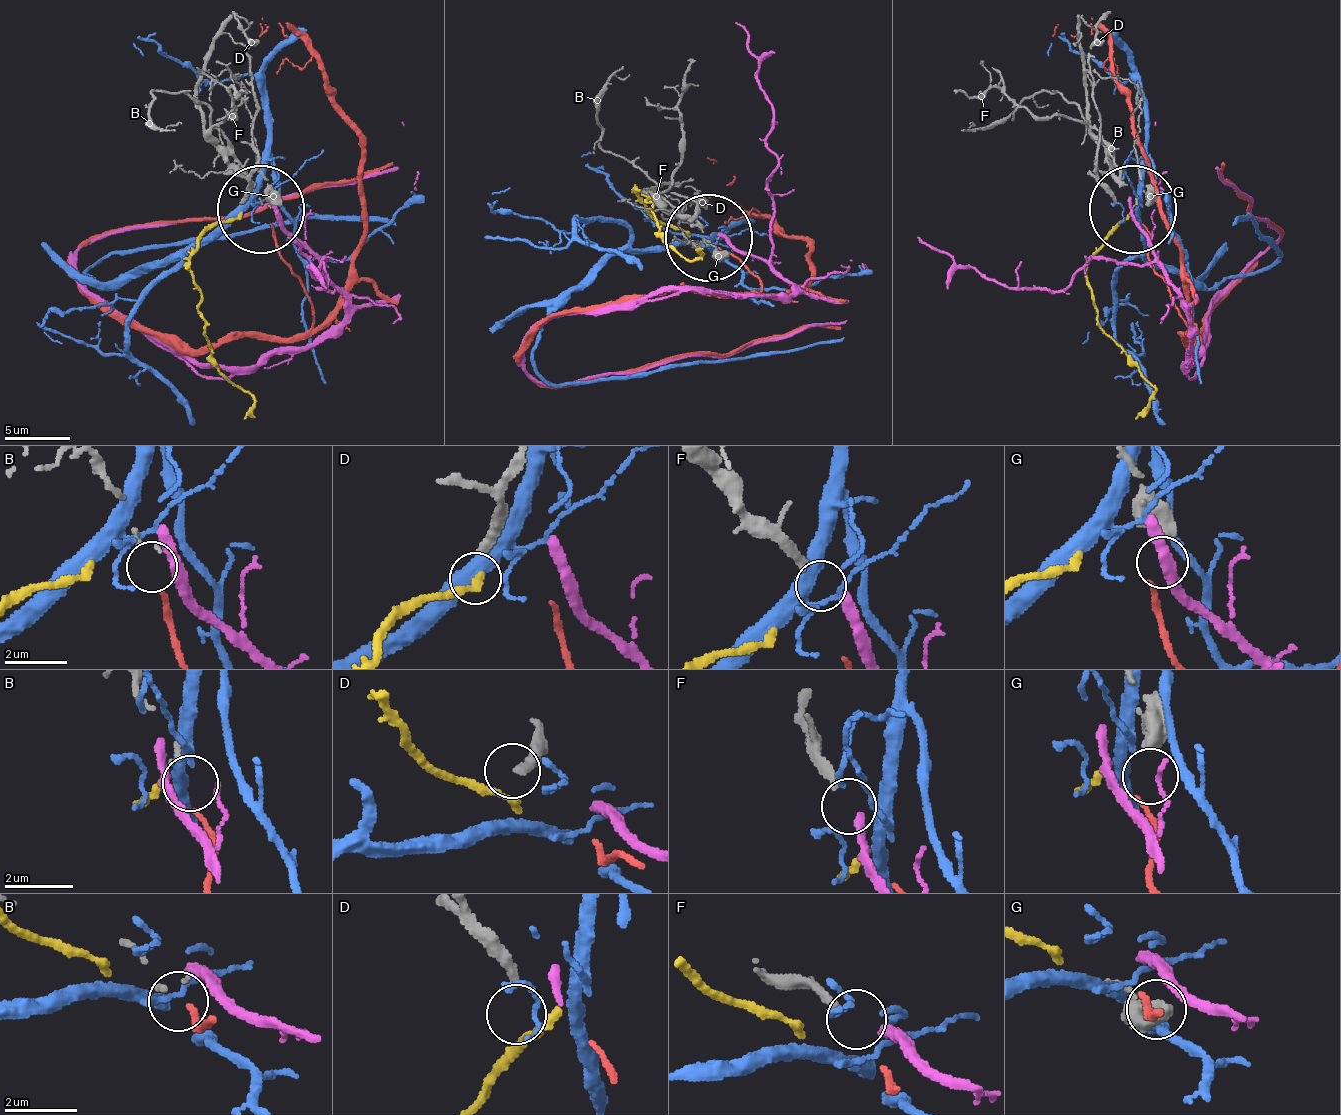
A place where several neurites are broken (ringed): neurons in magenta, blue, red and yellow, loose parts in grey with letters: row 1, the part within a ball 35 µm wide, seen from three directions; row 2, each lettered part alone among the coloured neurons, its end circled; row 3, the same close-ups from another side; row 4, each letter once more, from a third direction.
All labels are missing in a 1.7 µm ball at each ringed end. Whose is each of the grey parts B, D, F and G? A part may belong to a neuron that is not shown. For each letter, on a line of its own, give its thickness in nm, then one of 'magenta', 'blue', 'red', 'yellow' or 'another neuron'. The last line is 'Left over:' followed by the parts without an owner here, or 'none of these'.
B: 110 nm thick; red
D: 280 nm thick; another neuron
F: 260 nm thick; magenta
G: 550 nm thick; another neuron
Left over: D, G

